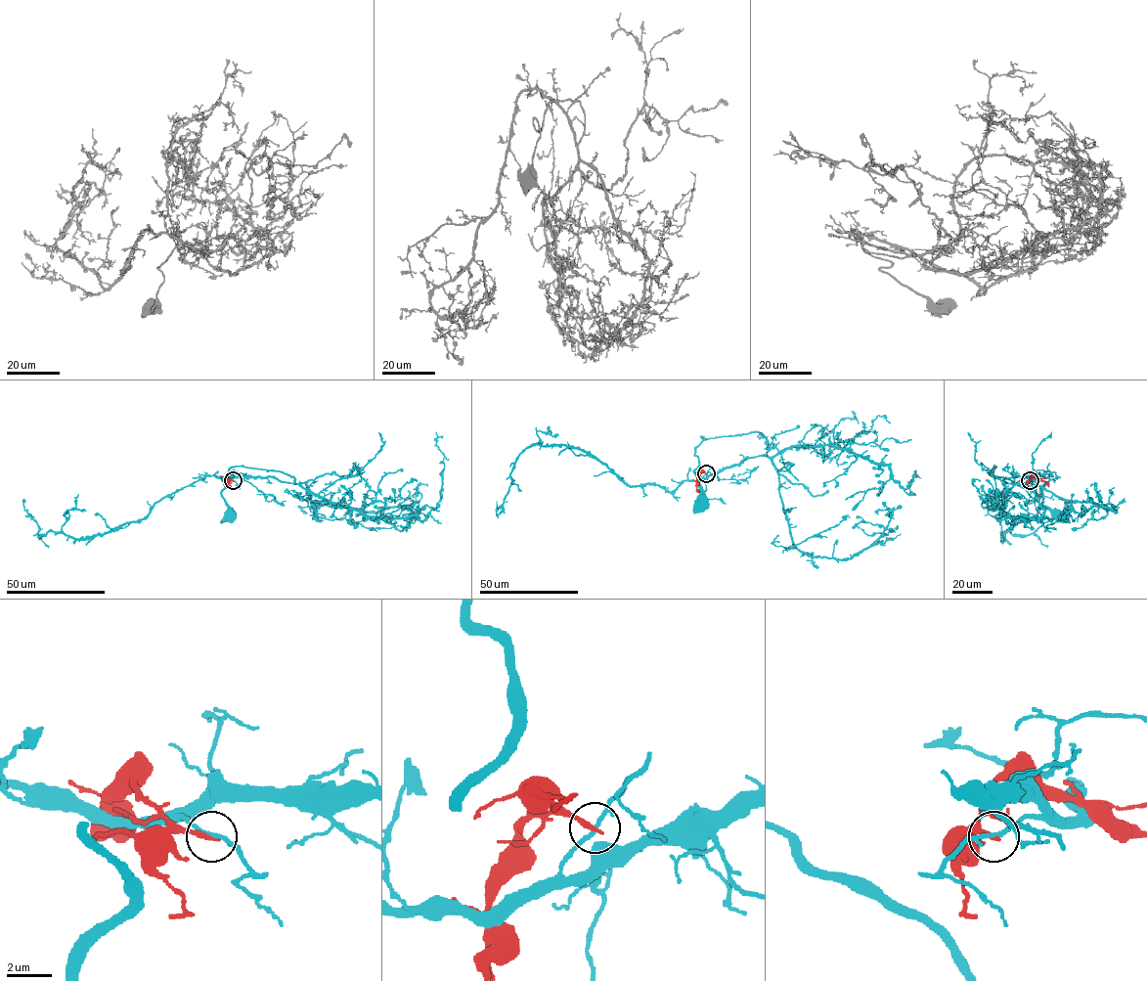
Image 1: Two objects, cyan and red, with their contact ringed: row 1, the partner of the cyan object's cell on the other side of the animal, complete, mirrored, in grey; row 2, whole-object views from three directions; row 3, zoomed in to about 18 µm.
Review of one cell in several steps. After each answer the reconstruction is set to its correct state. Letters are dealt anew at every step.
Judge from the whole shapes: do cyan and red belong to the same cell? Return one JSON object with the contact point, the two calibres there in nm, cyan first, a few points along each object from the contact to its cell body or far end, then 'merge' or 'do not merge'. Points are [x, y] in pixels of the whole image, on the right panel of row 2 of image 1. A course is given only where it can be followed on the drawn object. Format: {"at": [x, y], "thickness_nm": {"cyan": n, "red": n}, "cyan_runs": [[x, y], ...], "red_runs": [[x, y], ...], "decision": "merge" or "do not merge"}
{"at": [1030, 480], "thickness_nm": {"cyan": 150, "red": 240}, "cyan_runs": [[1030, 480], [1034, 477], [1016, 476], [1004, 482], [989, 472], [994, 467], [994, 476], [1019, 484], [1057, 516]], "red_runs": [[1030, 480], [1031, 475], [1039, 477], [1048, 486]], "decision": "do not merge"}

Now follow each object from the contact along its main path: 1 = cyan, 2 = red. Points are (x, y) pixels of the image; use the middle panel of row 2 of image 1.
1: (706, 473), (703, 477), (764, 455), (766, 438), (754, 431), (701, 436), (694, 473), (704, 501)
2: (706, 473), (699, 473), (698, 492)

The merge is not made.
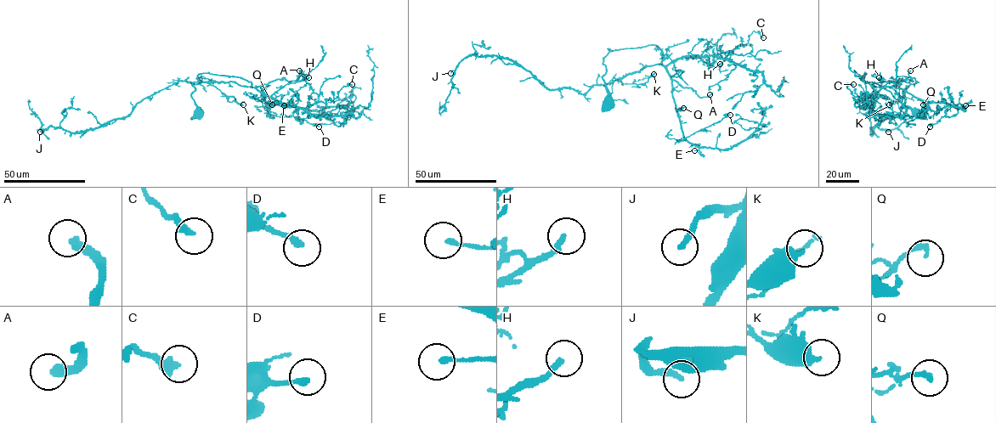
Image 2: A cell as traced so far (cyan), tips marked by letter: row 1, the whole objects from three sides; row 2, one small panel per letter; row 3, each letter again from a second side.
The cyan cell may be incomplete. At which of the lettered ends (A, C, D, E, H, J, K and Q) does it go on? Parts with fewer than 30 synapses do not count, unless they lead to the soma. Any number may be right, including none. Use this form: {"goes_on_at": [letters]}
{"goes_on_at": ["A", "H"]}

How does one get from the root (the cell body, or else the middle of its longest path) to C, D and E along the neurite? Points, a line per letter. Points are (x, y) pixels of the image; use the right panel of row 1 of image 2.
C: (917, 114), (865, 81), (865, 73), (861, 80), (881, 87), (870, 109), (846, 87), (853, 84)
D: (917, 114), (865, 81), (865, 73), (860, 78), (955, 105), (954, 115), (930, 126)
E: (917, 114), (889, 91), (865, 81), (865, 73), (860, 78), (877, 87), (902, 88), (925, 101), (965, 105)

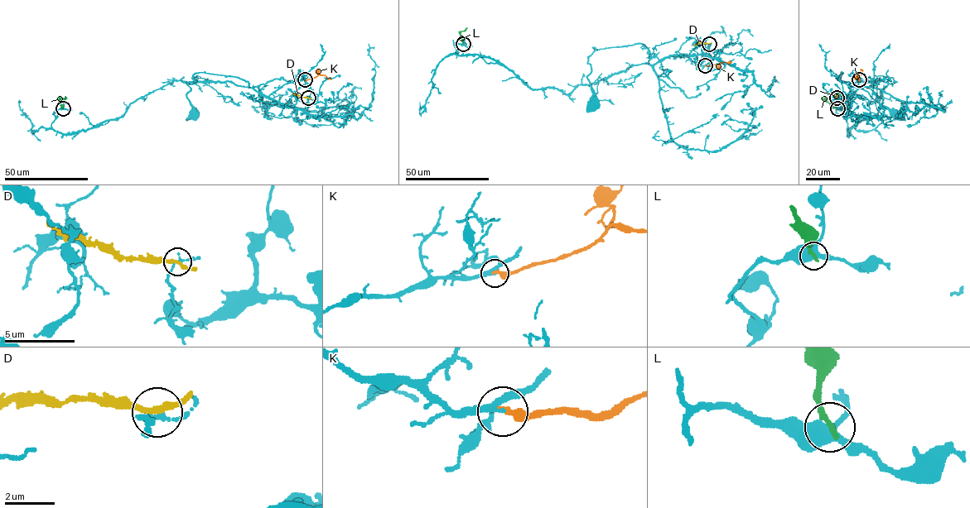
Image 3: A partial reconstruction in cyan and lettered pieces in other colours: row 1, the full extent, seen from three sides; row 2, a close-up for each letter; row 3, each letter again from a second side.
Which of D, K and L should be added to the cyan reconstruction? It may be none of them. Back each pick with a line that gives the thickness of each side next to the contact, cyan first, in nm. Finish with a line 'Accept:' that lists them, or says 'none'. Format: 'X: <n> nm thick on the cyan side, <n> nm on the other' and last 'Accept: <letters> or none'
K: 240 nm thick on the cyan side, 360 nm on the other
Accept: K

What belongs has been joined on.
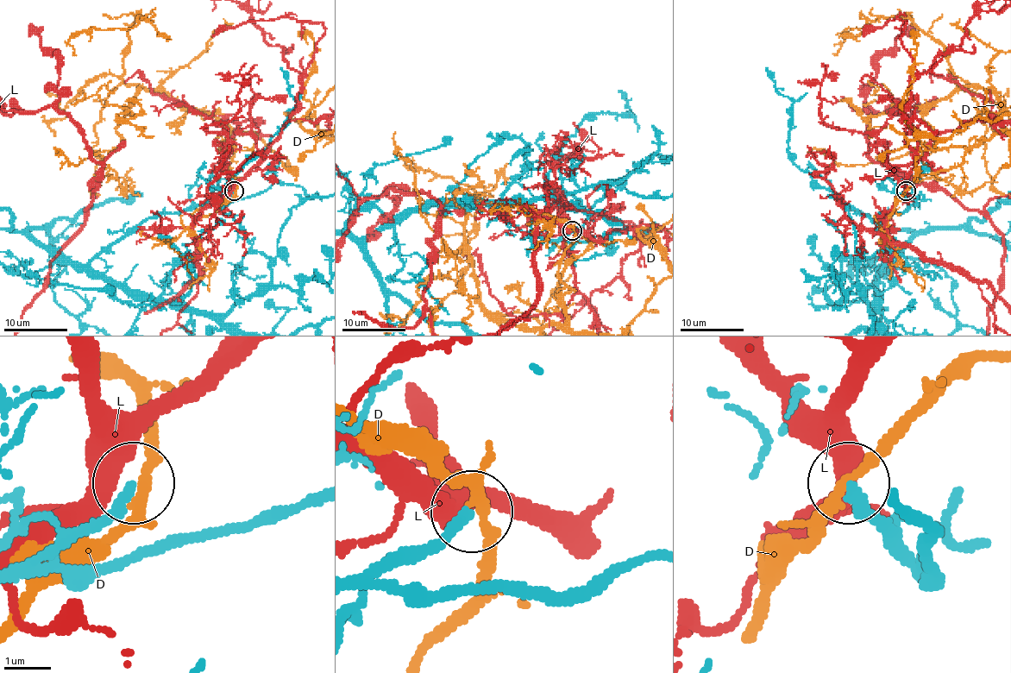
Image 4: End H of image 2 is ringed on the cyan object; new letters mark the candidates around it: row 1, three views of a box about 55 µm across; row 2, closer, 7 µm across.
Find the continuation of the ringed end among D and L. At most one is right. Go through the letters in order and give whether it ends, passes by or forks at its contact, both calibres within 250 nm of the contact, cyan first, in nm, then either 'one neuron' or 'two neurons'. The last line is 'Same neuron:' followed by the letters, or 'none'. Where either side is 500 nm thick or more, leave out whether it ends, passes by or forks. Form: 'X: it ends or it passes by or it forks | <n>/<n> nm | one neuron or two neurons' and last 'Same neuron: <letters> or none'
D: it forks | 240/190 nm | two neurons
L: it passes by | 280/480 nm | two neurons
Same neuron: none

